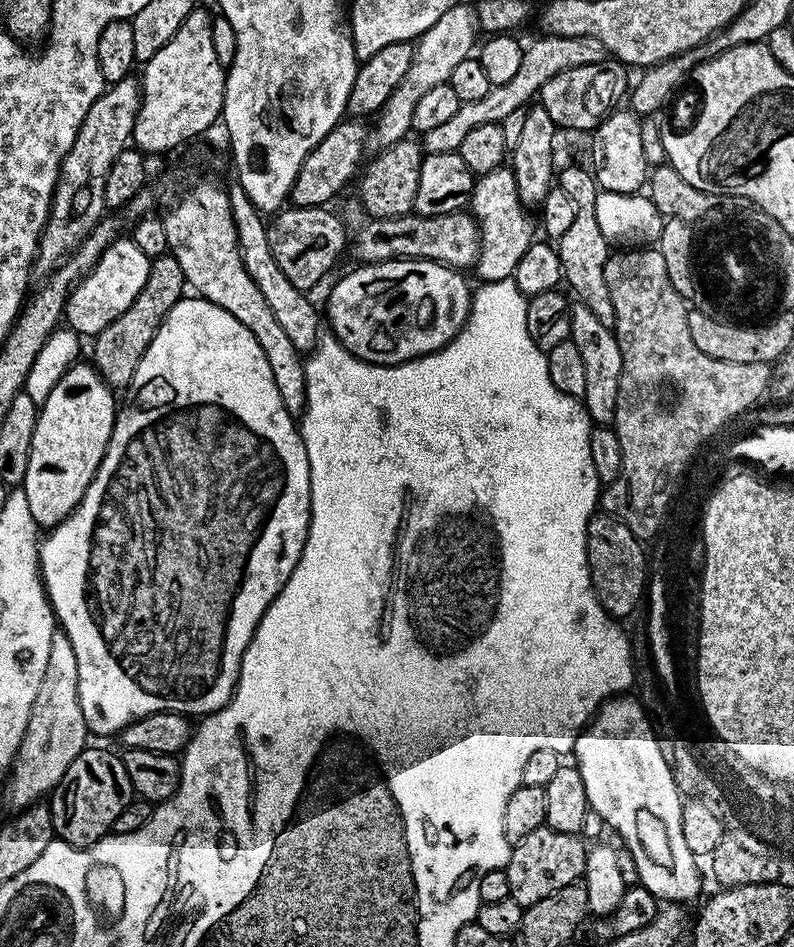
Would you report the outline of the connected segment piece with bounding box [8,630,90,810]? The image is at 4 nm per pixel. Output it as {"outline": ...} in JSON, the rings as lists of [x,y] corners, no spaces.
{"outline":[[[56,630],[50,638],[46,671],[42,674],[38,694],[34,694],[34,706],[30,706],[24,737],[10,766],[9,802],[16,810],[23,810],[47,797],[66,774],[70,762],[74,762],[74,758],[84,751],[89,740],[88,723],[84,721],[78,698],[78,658],[74,658],[74,646],[70,646],[68,635]]]}

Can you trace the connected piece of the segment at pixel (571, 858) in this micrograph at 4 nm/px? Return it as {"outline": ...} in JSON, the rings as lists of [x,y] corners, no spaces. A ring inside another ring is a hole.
{"outline":[[[547,826],[534,830],[534,834],[526,834],[522,842],[514,845],[508,858],[510,896],[524,909],[530,907],[555,891],[577,883],[583,877],[587,857],[588,848],[580,836],[562,834]]]}

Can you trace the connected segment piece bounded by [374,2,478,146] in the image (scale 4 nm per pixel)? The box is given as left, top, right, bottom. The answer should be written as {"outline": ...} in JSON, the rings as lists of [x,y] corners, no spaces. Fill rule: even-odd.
{"outline":[[[458,2],[430,30],[426,30],[418,37],[414,44],[414,62],[410,70],[406,70],[406,78],[390,94],[390,98],[380,109],[375,117],[374,123],[374,140],[377,145],[387,146],[405,139],[413,131],[412,119],[414,118],[414,106],[418,106],[418,98],[422,94],[434,90],[434,86],[442,86],[448,82],[450,74],[454,74],[454,69],[458,67],[458,62],[469,59],[477,47],[478,25],[476,22],[476,13],[471,3],[464,4]],[[473,47],[473,48],[472,48]]]}

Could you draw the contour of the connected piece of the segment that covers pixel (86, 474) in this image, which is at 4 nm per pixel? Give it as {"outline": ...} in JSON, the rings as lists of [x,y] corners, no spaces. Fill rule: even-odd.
{"outline":[[[77,362],[72,367],[66,370],[66,374],[62,374],[62,378],[58,382],[58,386],[54,386],[54,390],[50,390],[50,398],[46,398],[44,404],[39,405],[40,416],[36,419],[36,425],[34,426],[34,438],[32,439],[32,445],[30,446],[30,466],[26,466],[26,478],[22,485],[24,493],[26,494],[26,502],[30,502],[30,514],[34,514],[34,522],[41,529],[51,530],[56,527],[57,524],[61,524],[68,515],[78,506],[78,502],[86,494],[86,490],[90,486],[90,482],[94,478],[94,474],[98,470],[98,466],[102,462],[102,458],[106,454],[108,449],[108,443],[112,437],[112,431],[114,430],[114,422],[116,421],[116,414],[118,411],[118,400],[114,397],[113,389],[109,388],[101,378],[99,372],[95,367],[88,362]]]}

